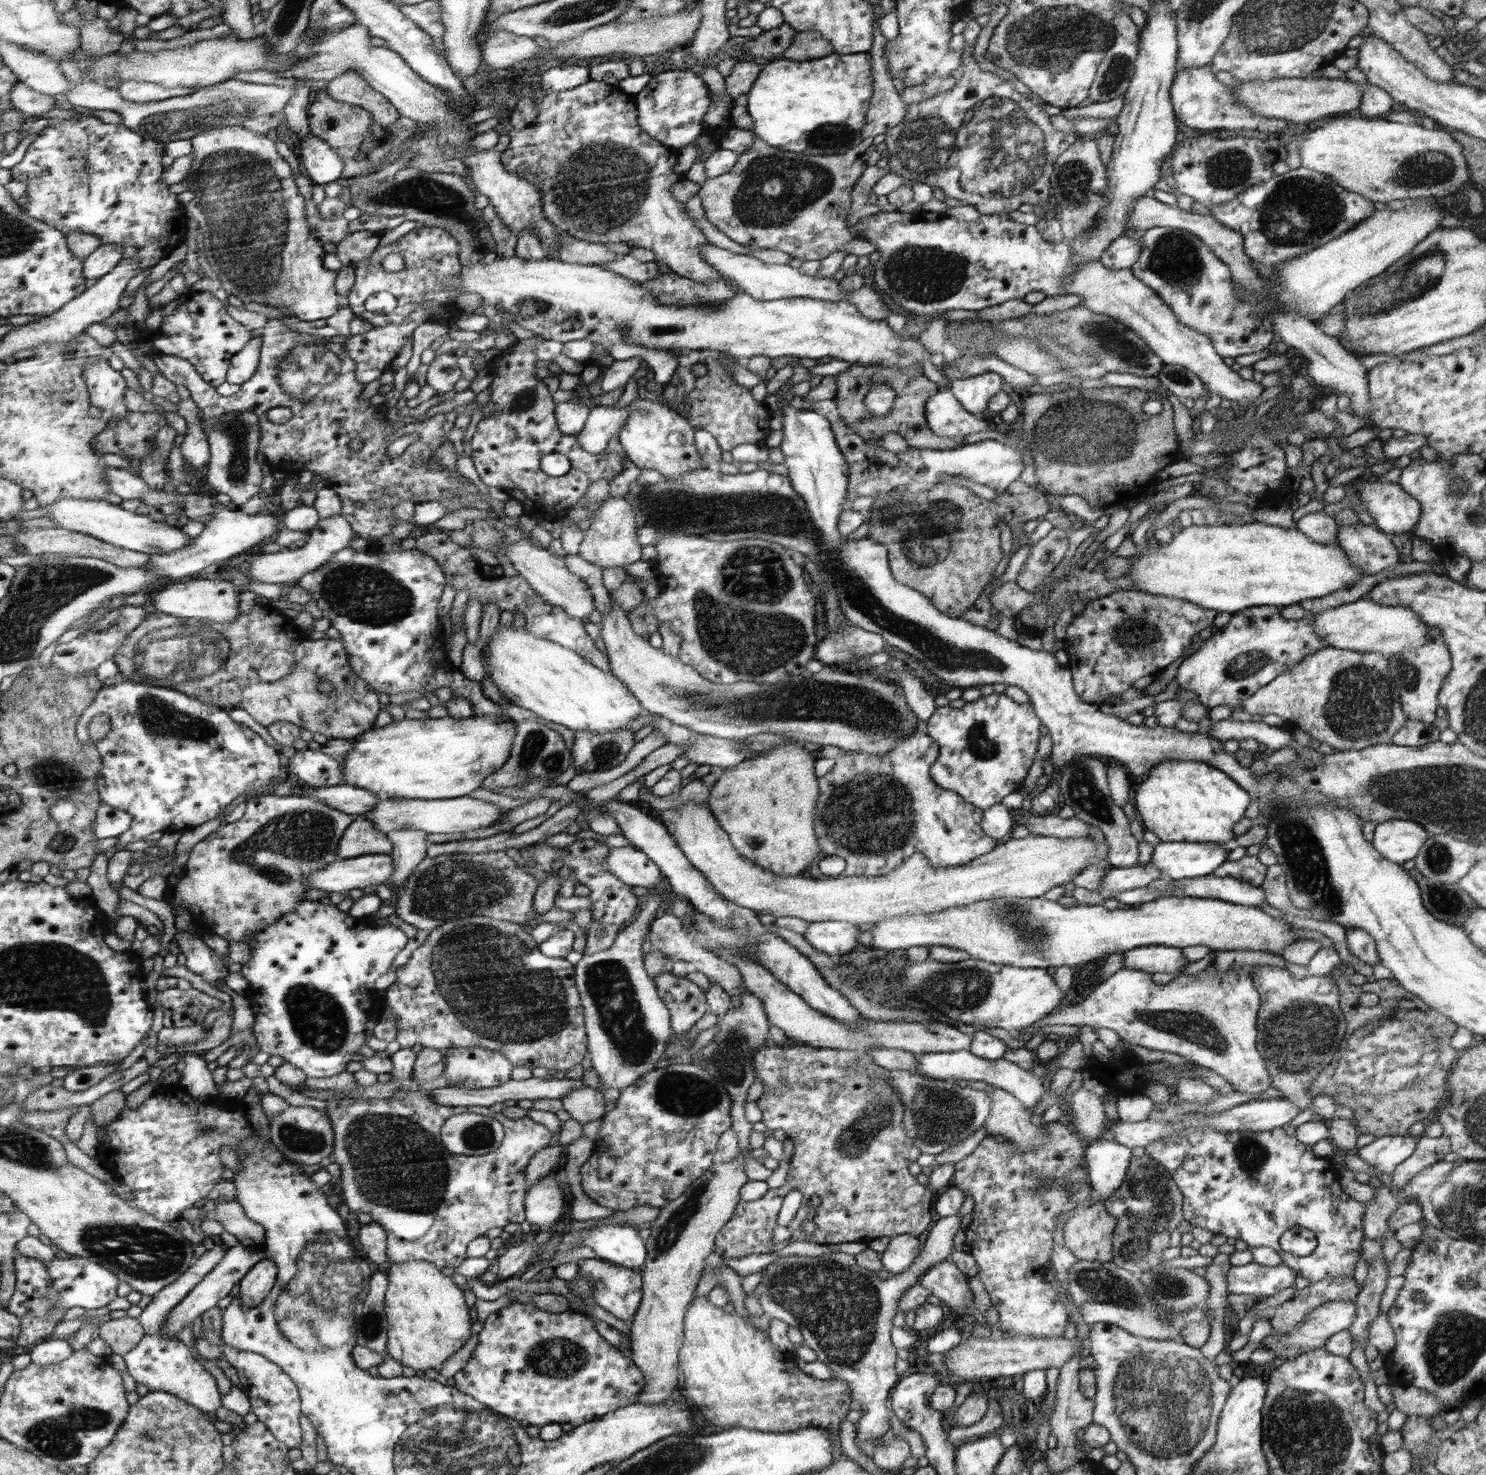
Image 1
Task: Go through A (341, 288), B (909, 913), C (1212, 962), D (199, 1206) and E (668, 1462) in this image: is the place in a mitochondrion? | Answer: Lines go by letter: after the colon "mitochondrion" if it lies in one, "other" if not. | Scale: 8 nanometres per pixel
A: other
B: other
C: other
D: other
E: mitochondrion

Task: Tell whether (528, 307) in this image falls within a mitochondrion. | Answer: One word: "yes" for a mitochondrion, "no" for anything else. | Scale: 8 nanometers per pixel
yes

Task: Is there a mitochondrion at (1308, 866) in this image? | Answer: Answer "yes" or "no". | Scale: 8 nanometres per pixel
yes

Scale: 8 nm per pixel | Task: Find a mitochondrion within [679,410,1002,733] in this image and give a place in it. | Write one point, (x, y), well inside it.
(754, 581)

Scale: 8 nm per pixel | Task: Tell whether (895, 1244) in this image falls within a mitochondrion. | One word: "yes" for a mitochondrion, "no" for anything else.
no

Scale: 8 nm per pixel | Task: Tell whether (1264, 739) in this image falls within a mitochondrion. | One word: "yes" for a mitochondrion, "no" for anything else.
no

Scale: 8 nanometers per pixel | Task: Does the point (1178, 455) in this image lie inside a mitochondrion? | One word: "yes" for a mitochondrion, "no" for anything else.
no

